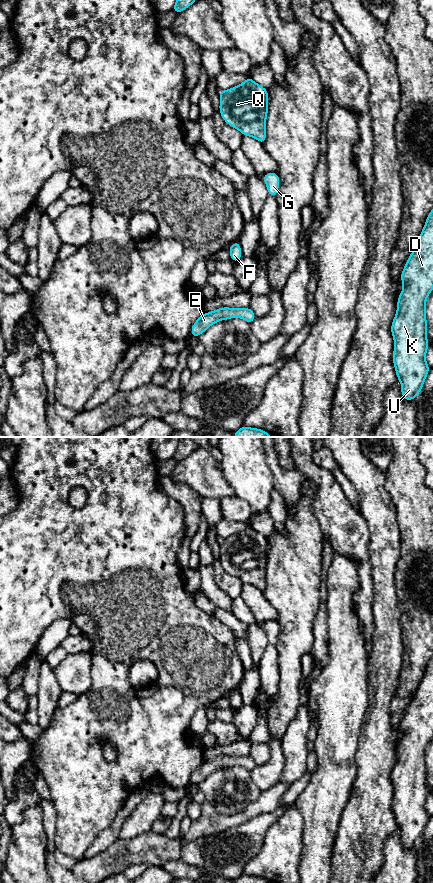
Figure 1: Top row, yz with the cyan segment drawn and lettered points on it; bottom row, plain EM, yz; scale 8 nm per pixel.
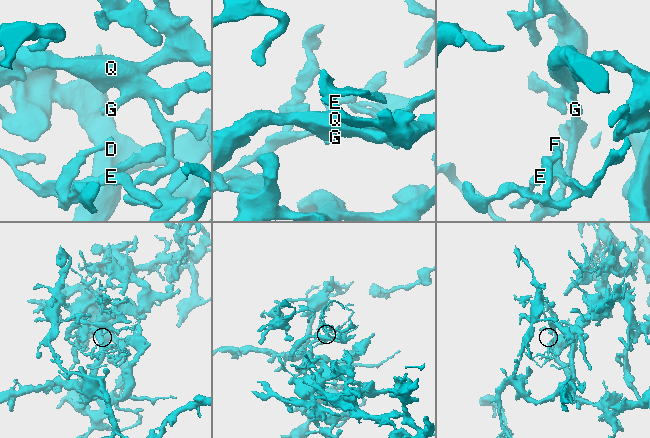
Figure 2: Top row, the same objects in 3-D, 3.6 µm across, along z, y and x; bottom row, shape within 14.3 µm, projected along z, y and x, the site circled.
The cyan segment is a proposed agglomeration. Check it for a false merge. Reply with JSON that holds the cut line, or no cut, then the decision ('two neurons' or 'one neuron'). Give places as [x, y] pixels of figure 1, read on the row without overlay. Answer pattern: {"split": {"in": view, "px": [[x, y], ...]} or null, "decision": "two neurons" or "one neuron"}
{"split": null, "decision": "one neuron"}

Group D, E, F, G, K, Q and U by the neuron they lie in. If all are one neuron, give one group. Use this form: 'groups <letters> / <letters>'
groups D E F G K Q U

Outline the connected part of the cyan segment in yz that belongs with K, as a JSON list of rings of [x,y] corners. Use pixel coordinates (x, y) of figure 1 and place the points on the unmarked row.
[[[433,657],[429,660],[425,673],[406,709],[400,727],[403,737],[398,744],[396,763],[391,772],[394,787],[392,803],[397,827],[401,830],[404,848],[417,846],[430,819],[425,805],[429,790],[427,787],[426,747],[433,738]]]

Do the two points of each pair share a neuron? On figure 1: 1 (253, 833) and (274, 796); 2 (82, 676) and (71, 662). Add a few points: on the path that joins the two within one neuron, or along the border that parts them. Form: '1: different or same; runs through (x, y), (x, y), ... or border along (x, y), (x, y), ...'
1: different; border along (279, 806), (272, 811), (259, 814), (242, 823)
2: same; runs through (79, 673), (73, 665)

